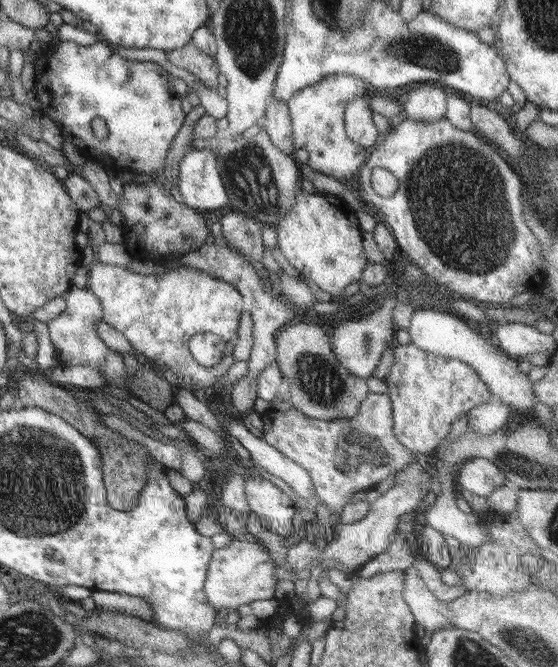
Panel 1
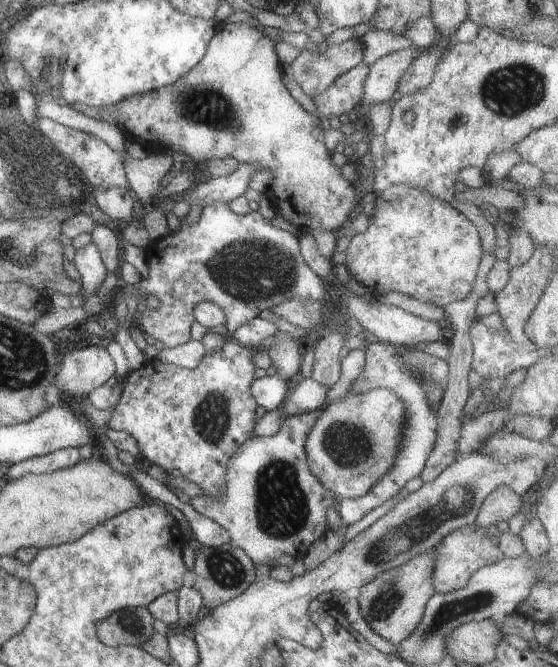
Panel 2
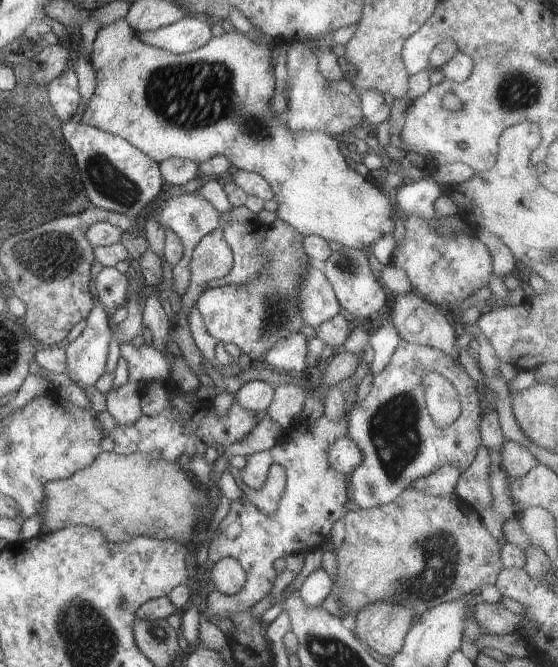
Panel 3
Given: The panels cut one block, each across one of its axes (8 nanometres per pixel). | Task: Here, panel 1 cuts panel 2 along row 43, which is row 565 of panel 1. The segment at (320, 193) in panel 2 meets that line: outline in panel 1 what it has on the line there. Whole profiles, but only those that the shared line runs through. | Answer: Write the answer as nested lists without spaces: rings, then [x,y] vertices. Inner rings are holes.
[[[232,536],[228,546],[213,550],[203,589],[216,612],[227,608],[231,612],[254,600],[270,600],[275,596],[277,582],[275,563],[267,548],[262,543],[240,541]]]

